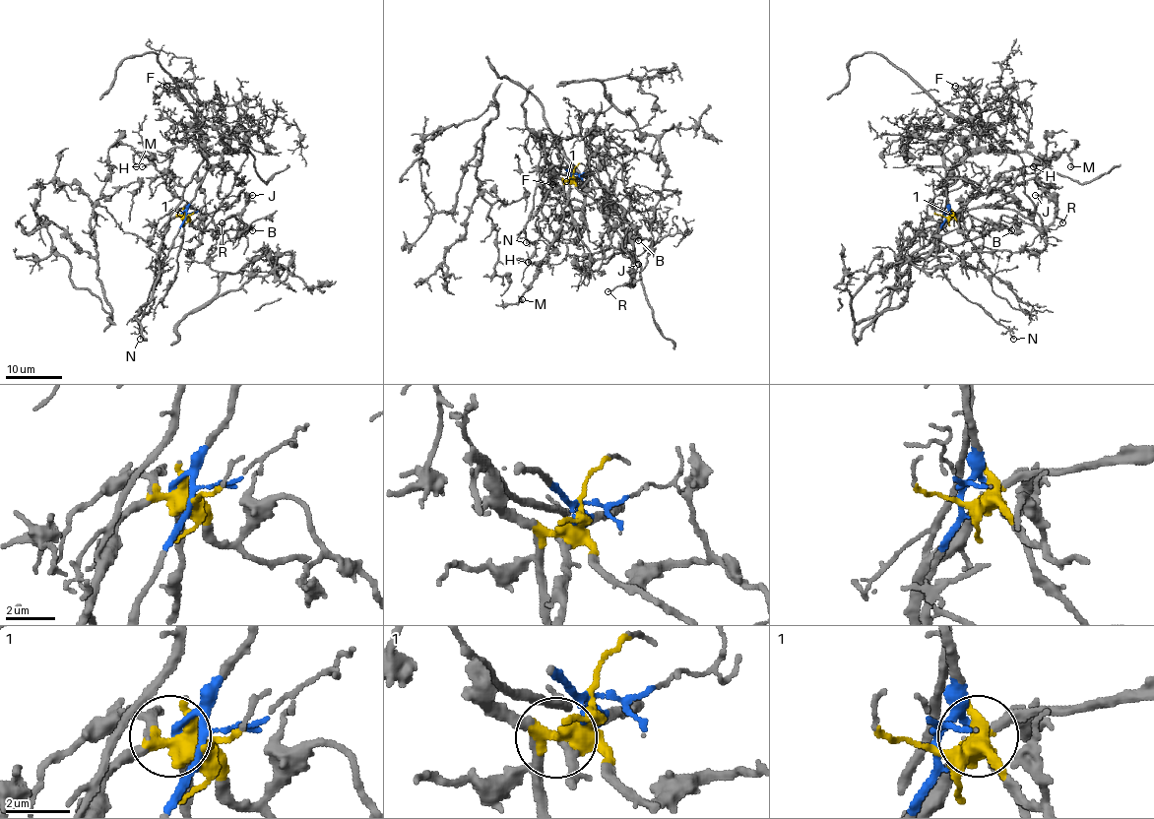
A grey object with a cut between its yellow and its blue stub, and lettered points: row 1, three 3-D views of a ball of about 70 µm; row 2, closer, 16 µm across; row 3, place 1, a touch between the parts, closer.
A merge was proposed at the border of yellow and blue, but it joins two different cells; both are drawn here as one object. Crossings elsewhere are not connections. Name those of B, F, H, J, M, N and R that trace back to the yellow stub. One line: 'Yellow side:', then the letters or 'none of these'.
Yellow side: B, H, J, M, R

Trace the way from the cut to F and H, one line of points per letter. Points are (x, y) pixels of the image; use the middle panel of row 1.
F: (572, 174), (591, 174), (614, 205), (602, 198), (591, 204), (576, 200), (559, 203), (550, 197), (552, 184)
H: (572, 174), (563, 185), (572, 226), (552, 242), (552, 251), (544, 264), (528, 262)

